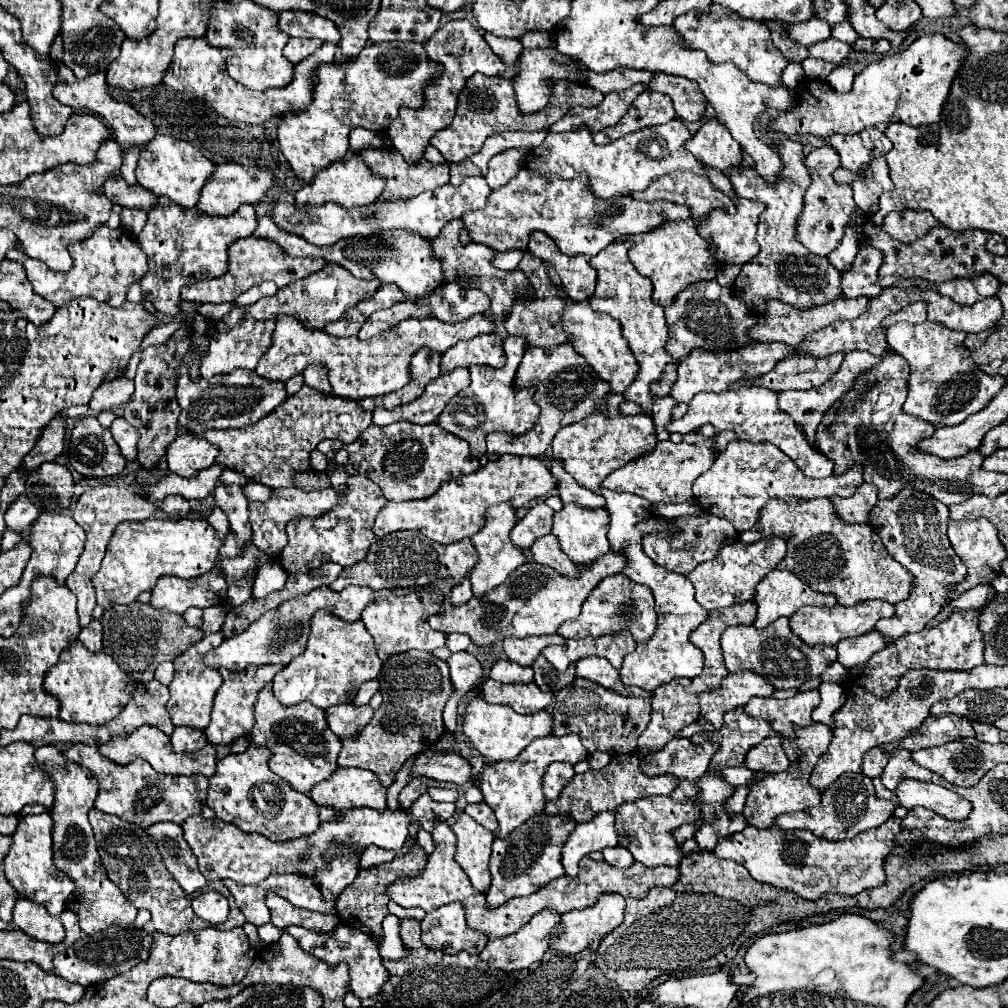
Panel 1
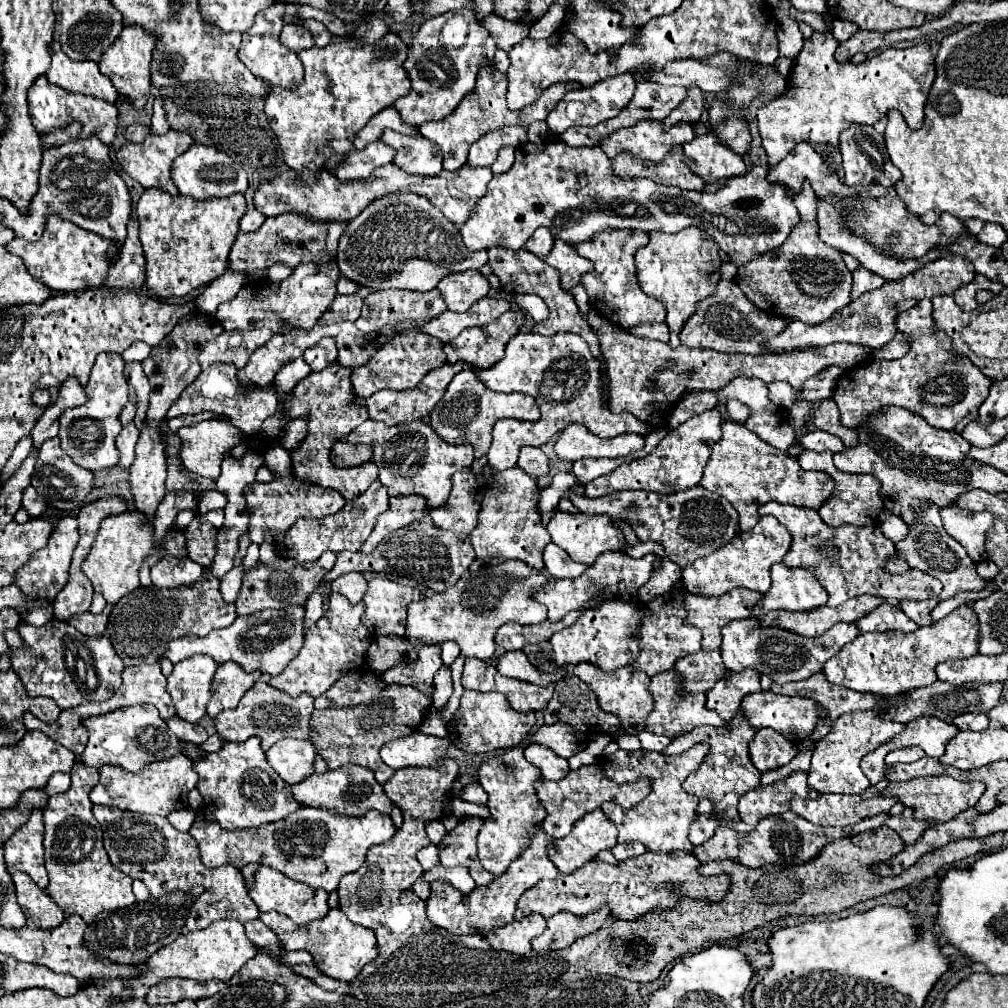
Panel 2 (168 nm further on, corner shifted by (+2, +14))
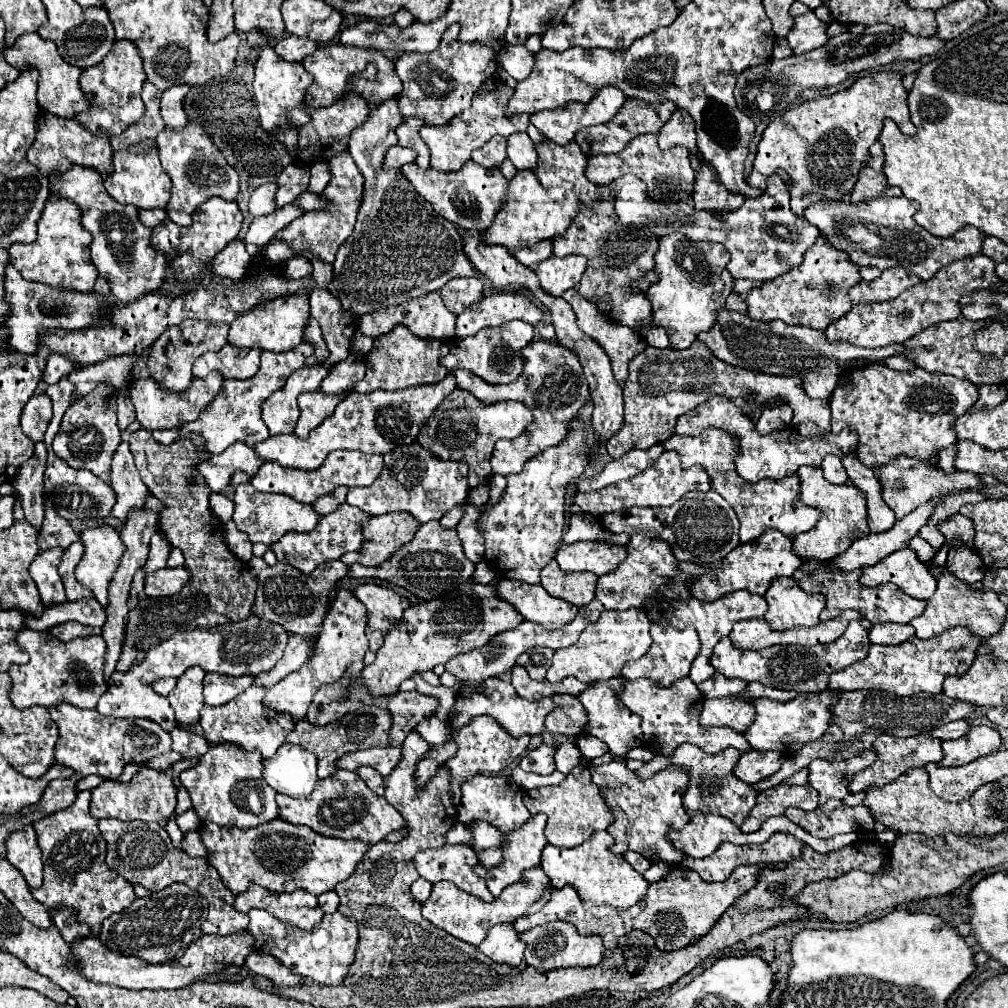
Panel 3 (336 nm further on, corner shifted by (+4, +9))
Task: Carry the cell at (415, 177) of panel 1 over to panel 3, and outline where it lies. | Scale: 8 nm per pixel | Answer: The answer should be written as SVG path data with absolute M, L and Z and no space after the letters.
M406 118L400 126L398 126L398 130L396 130L396 134L398 134L398 144L400 146L406 146L406 148L412 148L412 150L416 150L418 152L418 160L416 160L416 164L420 166L420 168L428 168L430 166L430 154L428 154L428 146L424 144L424 140L420 138L420 128L424 126L424 122L420 122L420 118Z

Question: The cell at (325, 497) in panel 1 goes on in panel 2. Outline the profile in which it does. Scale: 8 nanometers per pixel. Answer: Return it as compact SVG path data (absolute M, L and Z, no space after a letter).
M274 479L270 483L252 483L244 489L244 497L250 509L248 537L252 543L258 545L262 543L278 545L282 543L282 537L298 517L326 517L342 509L346 503L346 499L334 489L324 489L320 485L300 483L300 481L282 481L282 479Z

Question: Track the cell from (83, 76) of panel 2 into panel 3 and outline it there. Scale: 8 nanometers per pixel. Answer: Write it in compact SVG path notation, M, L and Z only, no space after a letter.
M22 34L20 38L16 38L14 46L4 48L4 58L8 64L12 64L20 72L26 68L34 68L40 72L38 106L44 108L46 112L60 118L72 118L78 110L86 110L88 102L84 102L84 94L80 94L80 86L78 86L78 78L82 70L64 62L52 40L44 40L38 34Z

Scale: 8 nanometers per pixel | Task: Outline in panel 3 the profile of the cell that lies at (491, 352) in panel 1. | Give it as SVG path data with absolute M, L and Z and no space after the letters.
M512 320L498 328L484 328L474 336L450 340L450 352L448 356L442 358L440 364L448 370L456 370L456 368L470 370L482 380L486 380L488 384L510 384L522 374L524 368L522 350L532 342L532 338L534 338L534 328L530 324Z

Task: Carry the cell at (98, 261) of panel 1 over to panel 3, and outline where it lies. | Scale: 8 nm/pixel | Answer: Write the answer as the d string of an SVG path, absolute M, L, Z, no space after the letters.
M50 196L38 224L38 236L32 244L14 244L8 248L10 262L20 270L26 280L42 282L48 286L70 286L80 292L92 292L98 270L90 262L92 234L82 228L80 208L62 196Z

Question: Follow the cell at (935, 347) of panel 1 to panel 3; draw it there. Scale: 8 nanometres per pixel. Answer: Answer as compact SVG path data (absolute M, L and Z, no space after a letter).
M871 364L858 368L856 372L854 370L842 372L834 394L830 396L830 408L832 408L830 430L832 434L838 434L844 426L858 430L860 442L858 442L856 454L858 454L858 460L868 468L886 466L898 456L908 456L908 458L926 462L930 466L938 466L940 450L956 442L952 422L960 414L964 414L968 408L972 408L976 400L978 400L978 388L968 380L958 380L950 374L934 374L920 368L902 372L890 369L883 364Z

